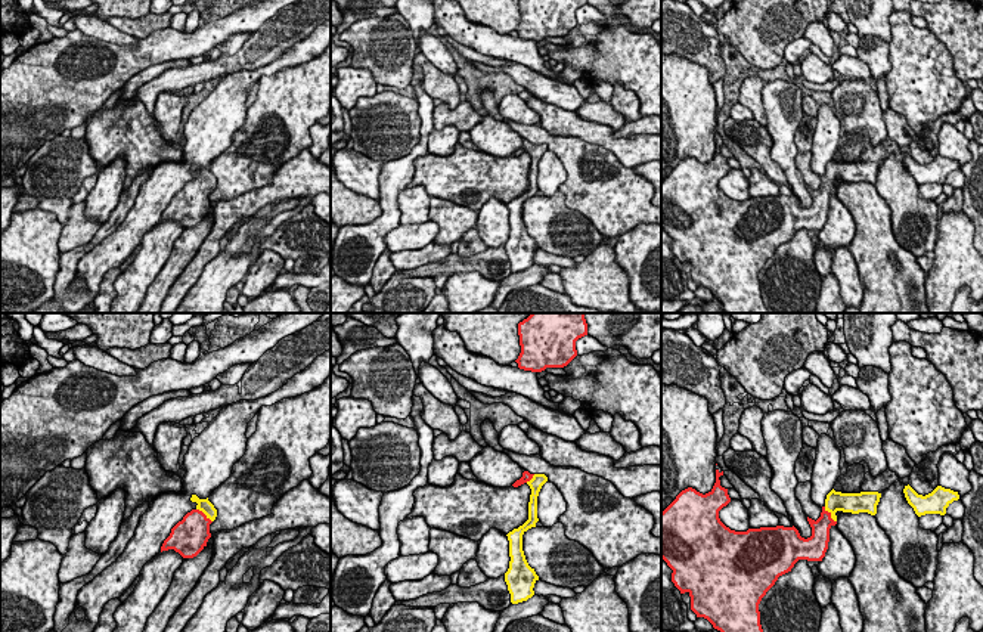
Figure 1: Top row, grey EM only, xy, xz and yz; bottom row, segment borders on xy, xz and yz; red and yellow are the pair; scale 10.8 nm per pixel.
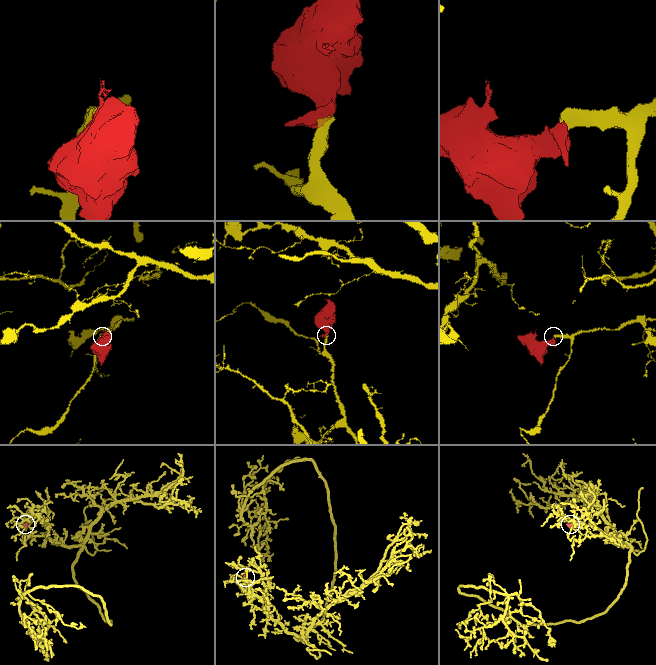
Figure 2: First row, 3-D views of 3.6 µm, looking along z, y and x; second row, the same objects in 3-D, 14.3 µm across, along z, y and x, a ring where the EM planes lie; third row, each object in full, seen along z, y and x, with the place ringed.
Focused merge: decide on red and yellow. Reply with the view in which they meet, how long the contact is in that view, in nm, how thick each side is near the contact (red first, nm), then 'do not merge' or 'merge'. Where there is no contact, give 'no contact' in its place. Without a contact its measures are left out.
contact in yz; length 220 nm; calibres 190 and 220 nm; merge

